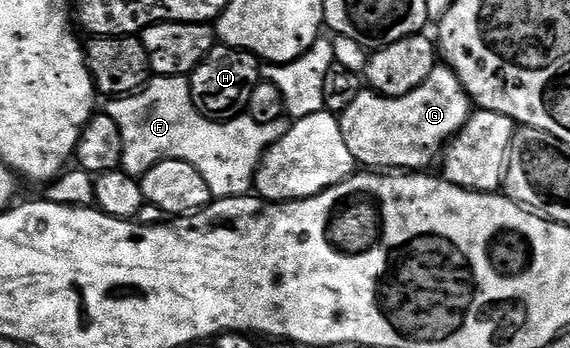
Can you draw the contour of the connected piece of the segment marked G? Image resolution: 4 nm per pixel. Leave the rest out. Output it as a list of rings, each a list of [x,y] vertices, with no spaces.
[[[437,66],[418,90],[410,90],[405,96],[360,92],[338,119],[342,138],[346,138],[357,165],[368,170],[428,170],[469,115],[470,101],[462,82],[451,68]]]

